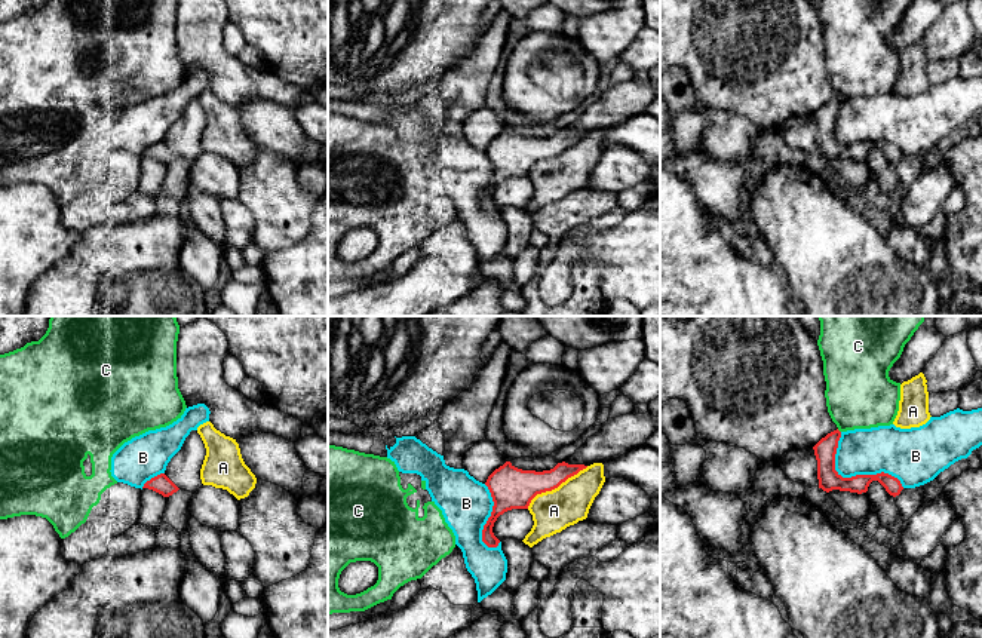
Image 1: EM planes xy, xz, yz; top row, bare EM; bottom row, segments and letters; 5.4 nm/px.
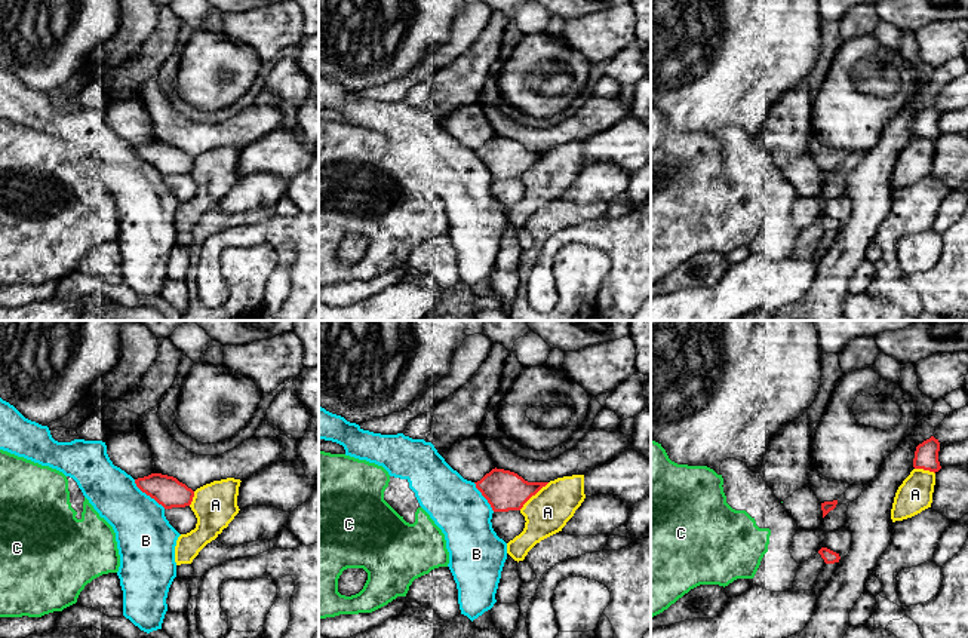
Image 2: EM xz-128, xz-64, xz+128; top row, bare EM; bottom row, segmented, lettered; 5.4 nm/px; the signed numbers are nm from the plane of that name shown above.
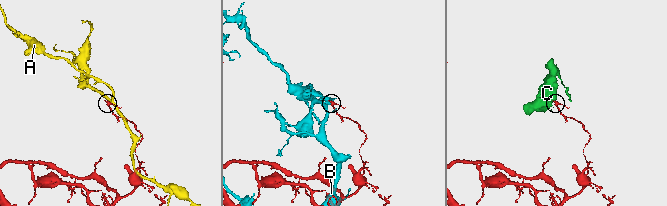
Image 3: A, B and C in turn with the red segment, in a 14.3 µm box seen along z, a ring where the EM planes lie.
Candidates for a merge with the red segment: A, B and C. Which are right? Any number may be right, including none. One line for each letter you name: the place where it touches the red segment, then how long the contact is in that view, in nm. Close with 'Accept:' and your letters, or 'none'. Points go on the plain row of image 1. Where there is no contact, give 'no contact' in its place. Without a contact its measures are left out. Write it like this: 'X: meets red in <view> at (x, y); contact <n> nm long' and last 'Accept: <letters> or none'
Accept: none

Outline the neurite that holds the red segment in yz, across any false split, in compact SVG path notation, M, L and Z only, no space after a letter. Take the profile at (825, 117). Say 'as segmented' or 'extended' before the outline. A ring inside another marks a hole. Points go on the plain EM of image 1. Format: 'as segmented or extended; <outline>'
as segmented; M837 96L822 105L813 114L817 128L819 156L826 160L840 157L862 162L868 159L868 154L872 148L878 148L890 163L896 165L900 162L903 157L900 148L884 139L877 142L856 142L851 145L843 145L835 138L835 122L840 105L841 99Z

